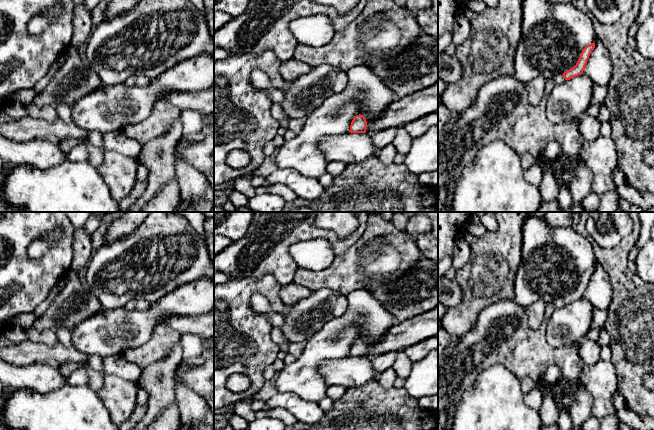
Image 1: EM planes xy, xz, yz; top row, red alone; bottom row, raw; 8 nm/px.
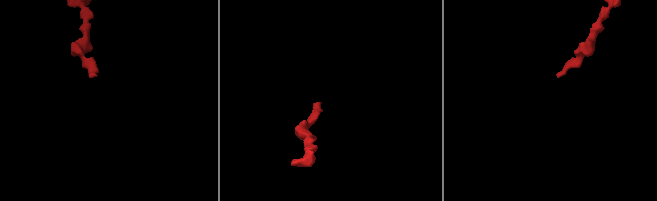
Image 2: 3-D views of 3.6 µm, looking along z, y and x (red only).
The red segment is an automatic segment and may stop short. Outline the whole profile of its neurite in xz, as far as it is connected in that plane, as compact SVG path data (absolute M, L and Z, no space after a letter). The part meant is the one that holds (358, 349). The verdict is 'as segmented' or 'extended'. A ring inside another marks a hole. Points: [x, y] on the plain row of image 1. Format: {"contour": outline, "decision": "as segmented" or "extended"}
{"contour": "M361 338L356 339L350 349L350 357L365 357L367 351L367 345Z", "decision": "as segmented"}

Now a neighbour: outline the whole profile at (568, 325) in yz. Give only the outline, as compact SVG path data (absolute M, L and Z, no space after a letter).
M584 298L557 309L547 323L548 343L557 348L580 343L592 327L593 309Z

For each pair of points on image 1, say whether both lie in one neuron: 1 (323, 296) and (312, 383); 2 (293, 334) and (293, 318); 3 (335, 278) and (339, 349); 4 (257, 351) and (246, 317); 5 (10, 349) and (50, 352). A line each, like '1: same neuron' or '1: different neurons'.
1: different neurons
2: same neuron
3: different neurons
4: same neuron
5: same neuron

